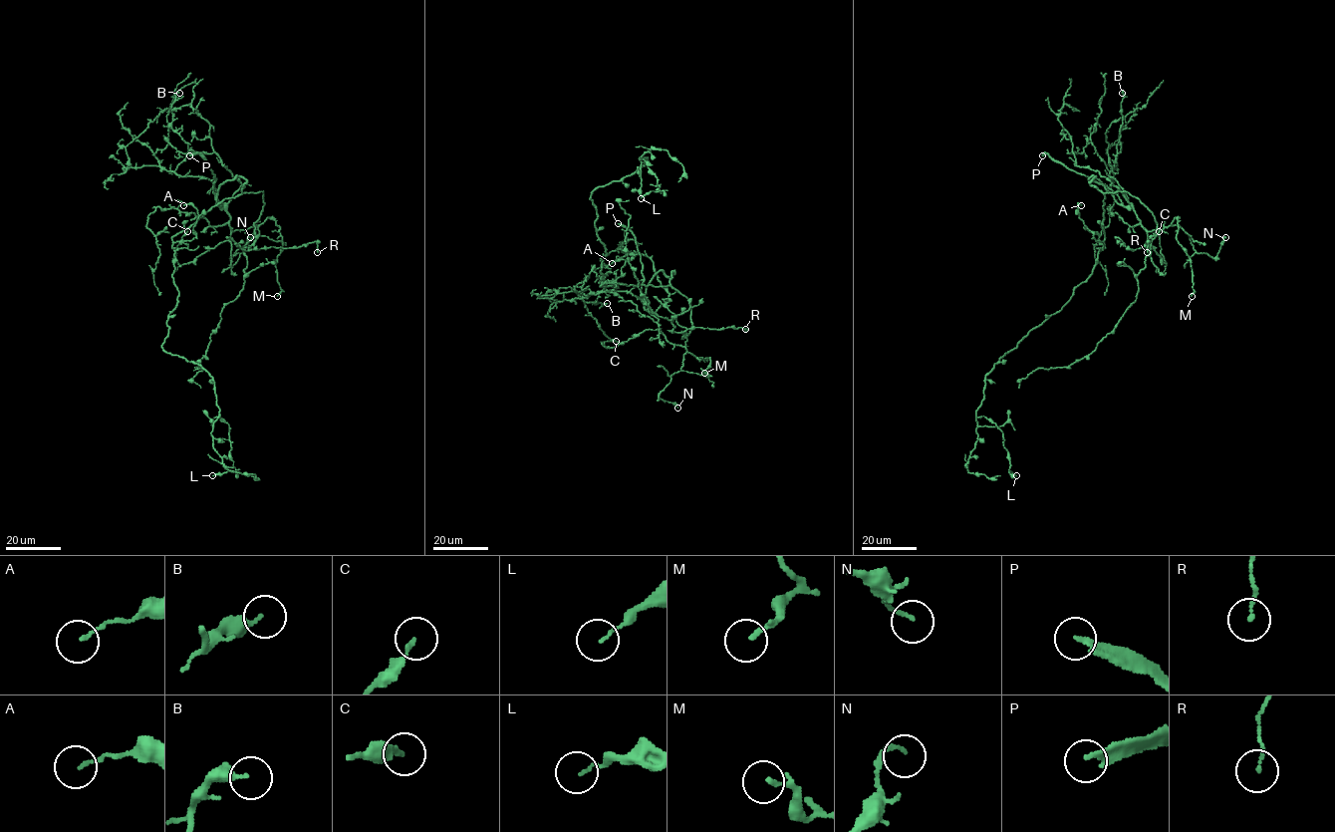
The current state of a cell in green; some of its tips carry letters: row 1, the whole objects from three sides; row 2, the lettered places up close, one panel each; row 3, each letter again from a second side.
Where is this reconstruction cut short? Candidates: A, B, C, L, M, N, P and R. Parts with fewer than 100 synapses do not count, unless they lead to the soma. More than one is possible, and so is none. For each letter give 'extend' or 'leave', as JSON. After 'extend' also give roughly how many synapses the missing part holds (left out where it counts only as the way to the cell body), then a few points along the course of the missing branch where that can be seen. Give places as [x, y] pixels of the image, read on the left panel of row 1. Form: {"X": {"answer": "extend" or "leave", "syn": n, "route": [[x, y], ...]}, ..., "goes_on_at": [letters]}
{"A": {"answer": "leave"}, "B": {"answer": "leave"}, "C": {"answer": "leave"}, "L": {"answer": "leave"}, "M": {"answer": "leave"}, "N": {"answer": "leave"}, "P": {"answer": "extend", "route": [[189, 155], [125, 181], [106, 183]]}, "R": {"answer": "leave"}, "goes_on_at": ["P"]}

